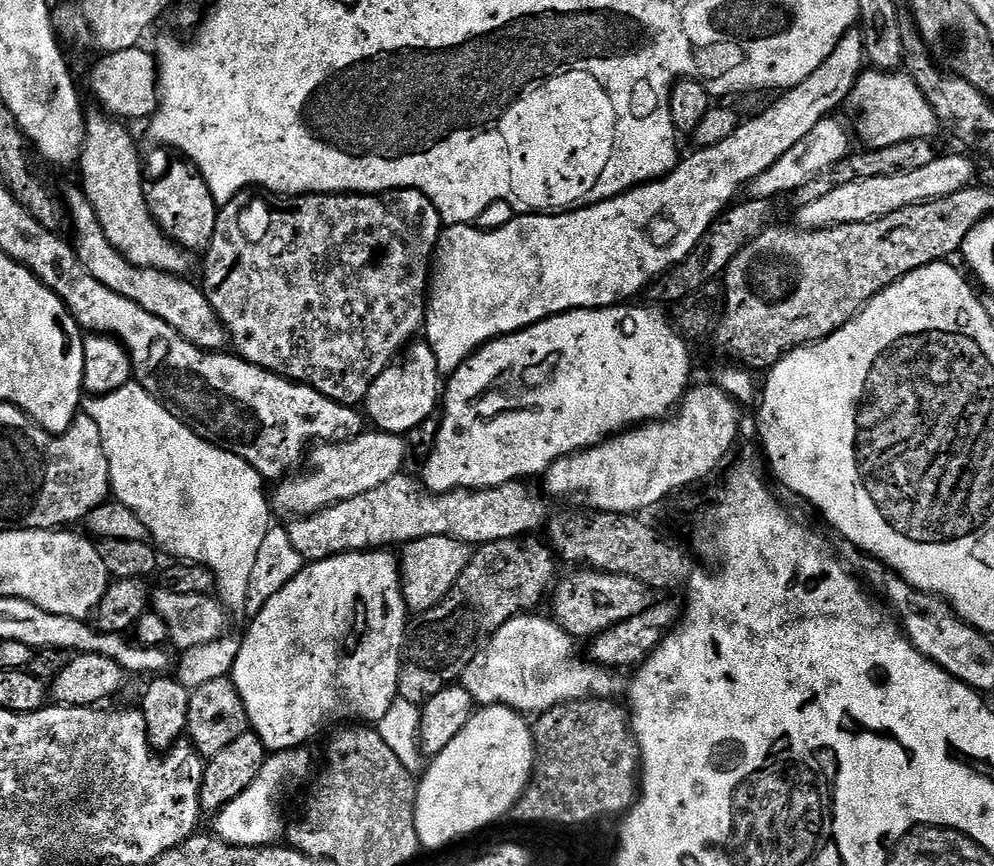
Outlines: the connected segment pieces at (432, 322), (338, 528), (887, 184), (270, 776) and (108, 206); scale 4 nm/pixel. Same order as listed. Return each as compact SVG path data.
M856 30L847 32L838 42L838 46L834 46L834 54L830 54L830 58L826 58L826 62L822 62L822 66L818 66L818 70L814 70L814 74L810 74L810 78L806 78L806 82L798 82L798 86L787 89L781 95L784 97L777 104L770 105L765 112L760 112L757 116L750 117L749 120L745 119L736 127L734 134L730 134L730 138L722 138L722 142L718 142L714 146L693 151L693 156L688 156L685 160L683 157L677 163L673 172L668 173L667 176L660 177L659 180L641 184L635 188L629 188L621 196L615 196L614 198L603 200L597 204L591 204L585 208L573 208L570 212L520 214L511 220L508 225L492 231L483 231L472 224L447 225L441 231L440 240L436 243L434 263L430 273L428 302L422 329L423 339L428 342L430 350L434 352L435 361L438 364L441 377L447 378L451 376L454 370L458 370L458 366L463 360L473 356L481 346L490 343L491 340L497 340L499 336L508 336L511 332L520 332L524 328L528 328L532 324L544 320L547 316L558 316L561 312L573 312L576 308L611 308L619 305L621 302L631 301L628 299L631 296L638 295L644 287L645 291L653 281L684 261L700 245L700 240L711 230L713 222L739 197L736 195L739 194L740 188L747 189L753 180L758 179L766 170L770 170L770 166L774 166L774 162L778 162L786 154L786 150L791 150L793 146L798 146L798 142L802 142L802 138L806 138L806 134L810 134L810 130L814 130L814 126L818 126L818 122L829 119L835 113L832 111L843 100L845 103L851 97L856 79L860 76L861 72L865 71L865 68L864 37Z
M401 474L390 478L390 482L382 482L382 486L374 486L374 490L366 490L366 494L358 494L354 498L324 508L321 512L293 519L286 528L290 542L305 561L311 562L340 556L343 552L366 552L392 546L388 544L403 546L410 540L427 536L445 536L469 546L483 546L499 540L527 537L533 533L530 531L538 527L540 523L541 527L546 520L543 502L534 493L528 492L529 485L524 482L439 494L426 494L425 489L417 481L416 484L408 477L408 474Z
M940 154L934 162L930 162L930 166L922 166L910 174L893 174L890 178L862 178L846 182L846 186L834 186L830 194L810 202L810 206L796 208L795 223L808 232L817 232L820 228L870 222L886 214L894 214L894 210L902 210L906 206L925 204L931 200L945 200L950 194L958 194L958 190L973 183L977 172L978 168L964 156Z
M294 748L286 752L273 752L267 757L261 772L247 786L242 794L234 798L220 812L215 813L215 835L228 844L243 848L266 848L277 843L285 835L286 823L280 817L280 795L291 780L304 780L311 777L312 756L304 748Z
M107 114L89 115L84 125L84 149L80 151L78 169L79 183L84 189L86 198L90 198L90 206L94 206L94 214L98 214L98 222L102 222L102 230L114 250L118 250L134 266L162 270L171 276L191 277L193 253L183 249L171 240L159 228L150 214L148 204L144 201L146 179L140 173L140 152L136 149L136 140L127 132L125 125L119 119Z

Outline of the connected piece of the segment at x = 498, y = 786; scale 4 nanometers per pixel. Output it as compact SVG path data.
M503 704L481 707L473 711L470 722L462 726L458 738L442 750L442 754L431 757L432 764L423 769L416 786L416 809L414 822L418 830L421 849L444 848L455 842L459 836L468 836L479 828L484 828L488 820L500 820L504 812L511 813L519 805L522 790L530 783L528 764L535 765L538 749L532 738L532 728L523 715L515 708L505 708Z

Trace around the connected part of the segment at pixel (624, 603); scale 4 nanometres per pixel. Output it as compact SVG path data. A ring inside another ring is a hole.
M576 570L573 576L568 576L564 581L551 589L550 604L552 600L551 619L556 621L557 626L566 630L574 638L591 638L599 632L618 626L618 622L626 622L626 618L634 618L634 614L642 614L650 606L650 589L641 580L635 580L629 576L615 576L613 572L598 572L595 570Z

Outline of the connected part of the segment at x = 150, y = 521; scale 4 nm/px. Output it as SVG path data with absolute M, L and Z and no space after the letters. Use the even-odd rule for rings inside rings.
M129 382L105 396L85 399L82 412L98 422L102 450L108 463L108 483L115 500L122 506L130 506L130 510L138 514L142 526L146 526L151 543L161 553L169 552L177 561L209 568L216 580L214 592L220 603L229 613L243 613L258 550L274 524L270 496L266 488L264 492L264 477L233 452L194 434L141 384Z

